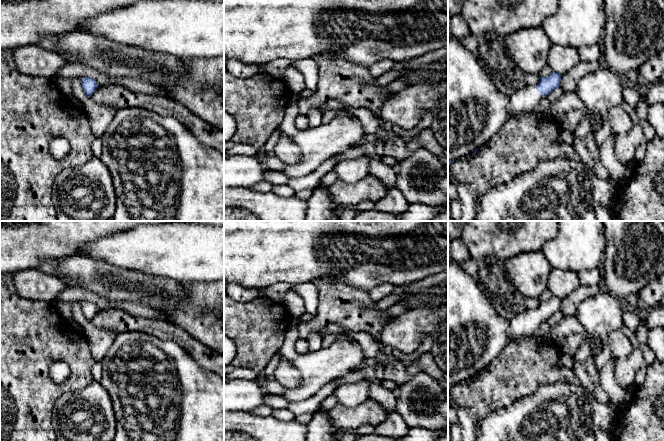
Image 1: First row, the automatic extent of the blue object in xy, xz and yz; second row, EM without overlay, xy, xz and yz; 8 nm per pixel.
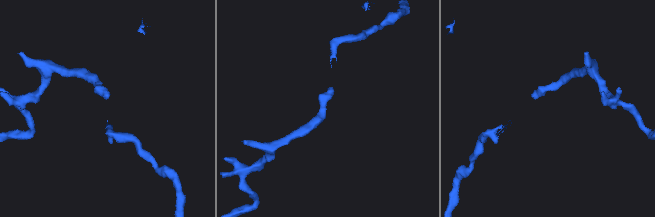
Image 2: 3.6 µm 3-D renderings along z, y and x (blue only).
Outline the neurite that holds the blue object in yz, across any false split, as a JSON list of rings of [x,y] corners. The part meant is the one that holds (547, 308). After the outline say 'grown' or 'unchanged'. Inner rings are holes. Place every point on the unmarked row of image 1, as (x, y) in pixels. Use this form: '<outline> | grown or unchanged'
[[[552,295],[549,300],[540,302],[537,309],[525,310],[513,316],[509,321],[508,340],[516,341],[522,336],[531,336],[542,321],[559,312],[561,300]]] | grown

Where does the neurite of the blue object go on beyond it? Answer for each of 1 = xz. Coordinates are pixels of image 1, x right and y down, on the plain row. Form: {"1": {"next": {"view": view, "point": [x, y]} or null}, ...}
{"1": {"next": null}}

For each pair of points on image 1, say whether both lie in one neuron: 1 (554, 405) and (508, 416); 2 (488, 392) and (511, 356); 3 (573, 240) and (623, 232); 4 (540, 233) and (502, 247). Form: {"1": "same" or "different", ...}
{"1": "same", "2": "same", "3": "different", "4": "same"}

